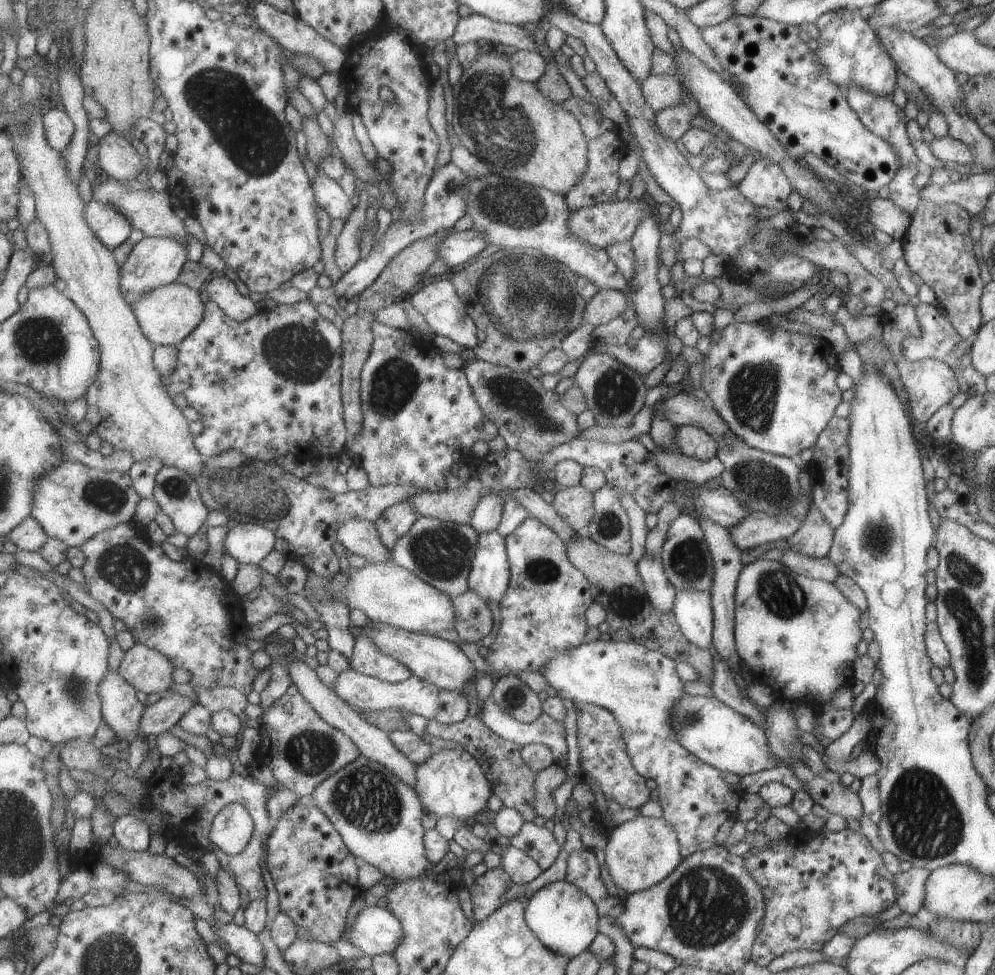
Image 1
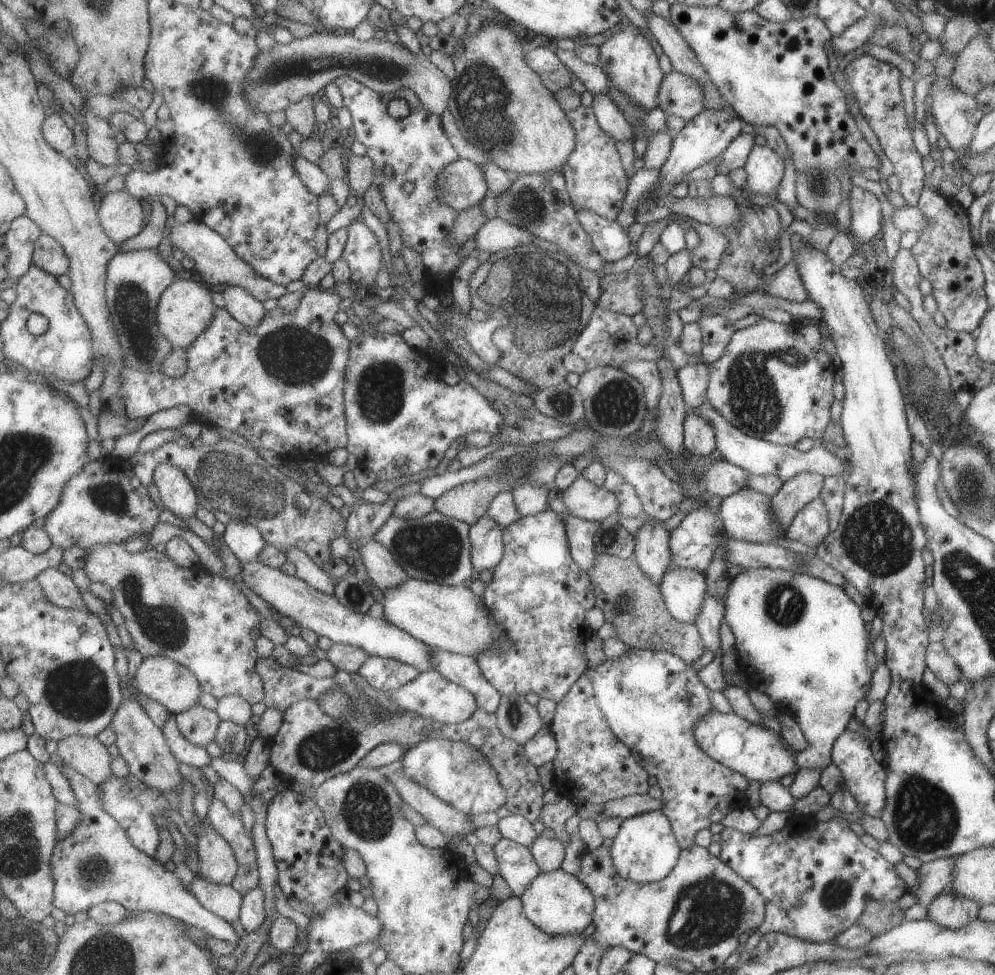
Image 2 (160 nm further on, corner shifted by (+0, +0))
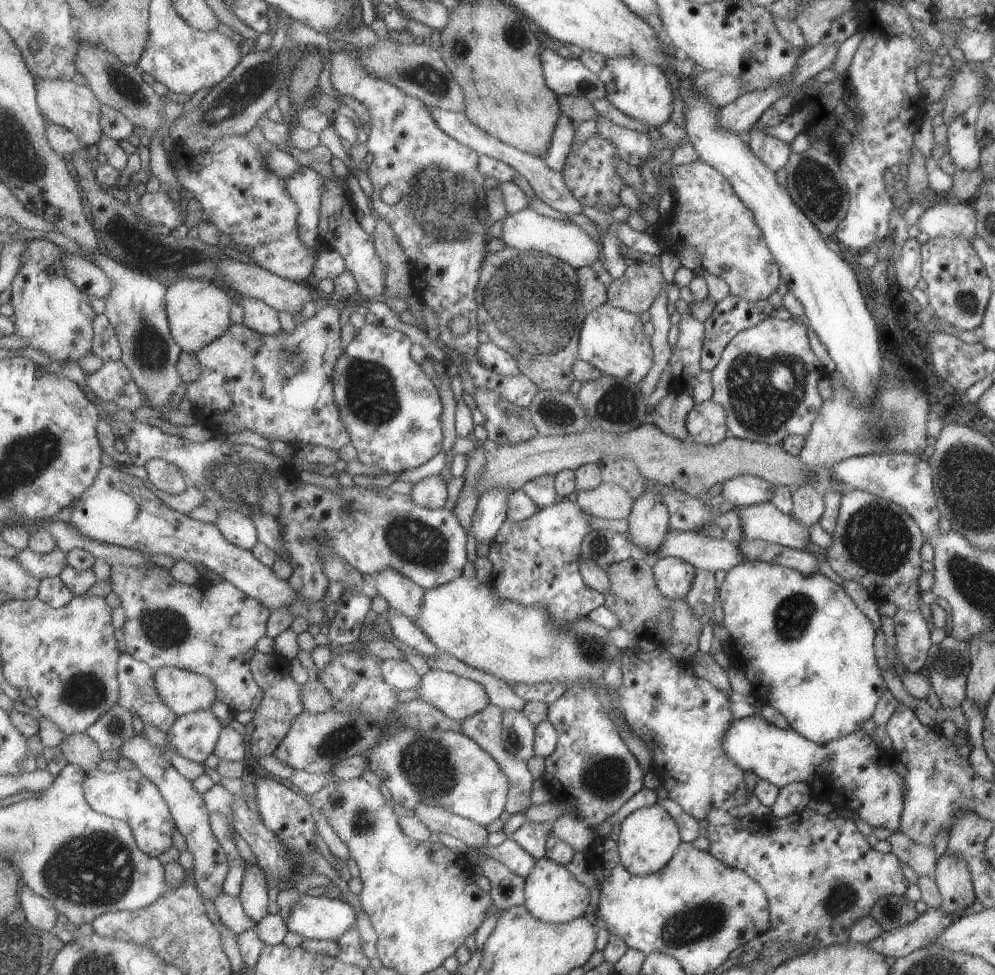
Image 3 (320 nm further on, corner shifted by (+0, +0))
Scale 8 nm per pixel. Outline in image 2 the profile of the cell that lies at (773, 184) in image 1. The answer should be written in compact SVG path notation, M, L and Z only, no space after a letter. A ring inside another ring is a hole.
M753 145L743 166L747 174L747 183L742 190L765 196L776 196L774 190L783 176L783 159L779 153L764 147Z

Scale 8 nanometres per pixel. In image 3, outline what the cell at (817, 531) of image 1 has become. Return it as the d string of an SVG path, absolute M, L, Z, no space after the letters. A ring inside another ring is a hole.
M810 482L791 490L792 509L790 515L807 528L818 522L824 511L824 498L820 490Z

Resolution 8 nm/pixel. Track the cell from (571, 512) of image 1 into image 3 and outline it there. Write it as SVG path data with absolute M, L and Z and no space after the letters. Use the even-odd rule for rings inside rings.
M603 482L591 490L576 492L573 498L589 516L609 520L626 519L633 502L618 484Z

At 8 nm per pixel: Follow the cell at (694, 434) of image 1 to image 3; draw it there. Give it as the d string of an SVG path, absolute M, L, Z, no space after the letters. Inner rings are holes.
M713 399L695 403L685 415L685 428L693 443L716 445L727 435L726 414Z

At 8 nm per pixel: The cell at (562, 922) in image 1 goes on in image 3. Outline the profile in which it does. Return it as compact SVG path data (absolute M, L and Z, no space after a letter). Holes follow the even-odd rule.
M538 859L533 872L526 878L526 907L537 918L549 924L563 924L574 921L589 910L589 891L581 884L566 865L555 859Z

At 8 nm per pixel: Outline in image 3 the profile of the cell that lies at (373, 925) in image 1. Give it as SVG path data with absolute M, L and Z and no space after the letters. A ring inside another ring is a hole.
M302 895L286 918L290 931L311 940L337 942L357 920L355 908L342 898Z

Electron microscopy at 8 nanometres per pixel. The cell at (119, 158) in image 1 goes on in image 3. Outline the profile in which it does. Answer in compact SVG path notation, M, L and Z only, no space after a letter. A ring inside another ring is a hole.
M39 78L36 87L39 106L50 123L63 125L74 131L84 142L85 147L98 144L104 133L100 109L103 103L88 84L80 85L73 80L60 78Z

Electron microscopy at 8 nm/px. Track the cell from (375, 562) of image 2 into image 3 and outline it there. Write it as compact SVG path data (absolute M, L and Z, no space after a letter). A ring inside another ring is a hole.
M385 569L372 580L389 607L417 621L422 615L427 590L397 570Z

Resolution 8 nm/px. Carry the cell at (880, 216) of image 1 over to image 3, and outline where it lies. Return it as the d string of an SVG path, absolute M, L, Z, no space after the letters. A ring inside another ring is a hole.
M944 201L925 209L915 226L929 237L960 236L971 242L977 237L976 214L968 203Z

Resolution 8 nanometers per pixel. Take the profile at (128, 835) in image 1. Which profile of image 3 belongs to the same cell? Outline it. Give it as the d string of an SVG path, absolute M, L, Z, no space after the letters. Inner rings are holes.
M134 767L106 773L97 768L86 775L84 792L96 811L127 821L134 830L138 845L148 855L161 856L173 847L173 834L177 829L174 814L162 790L142 770Z

